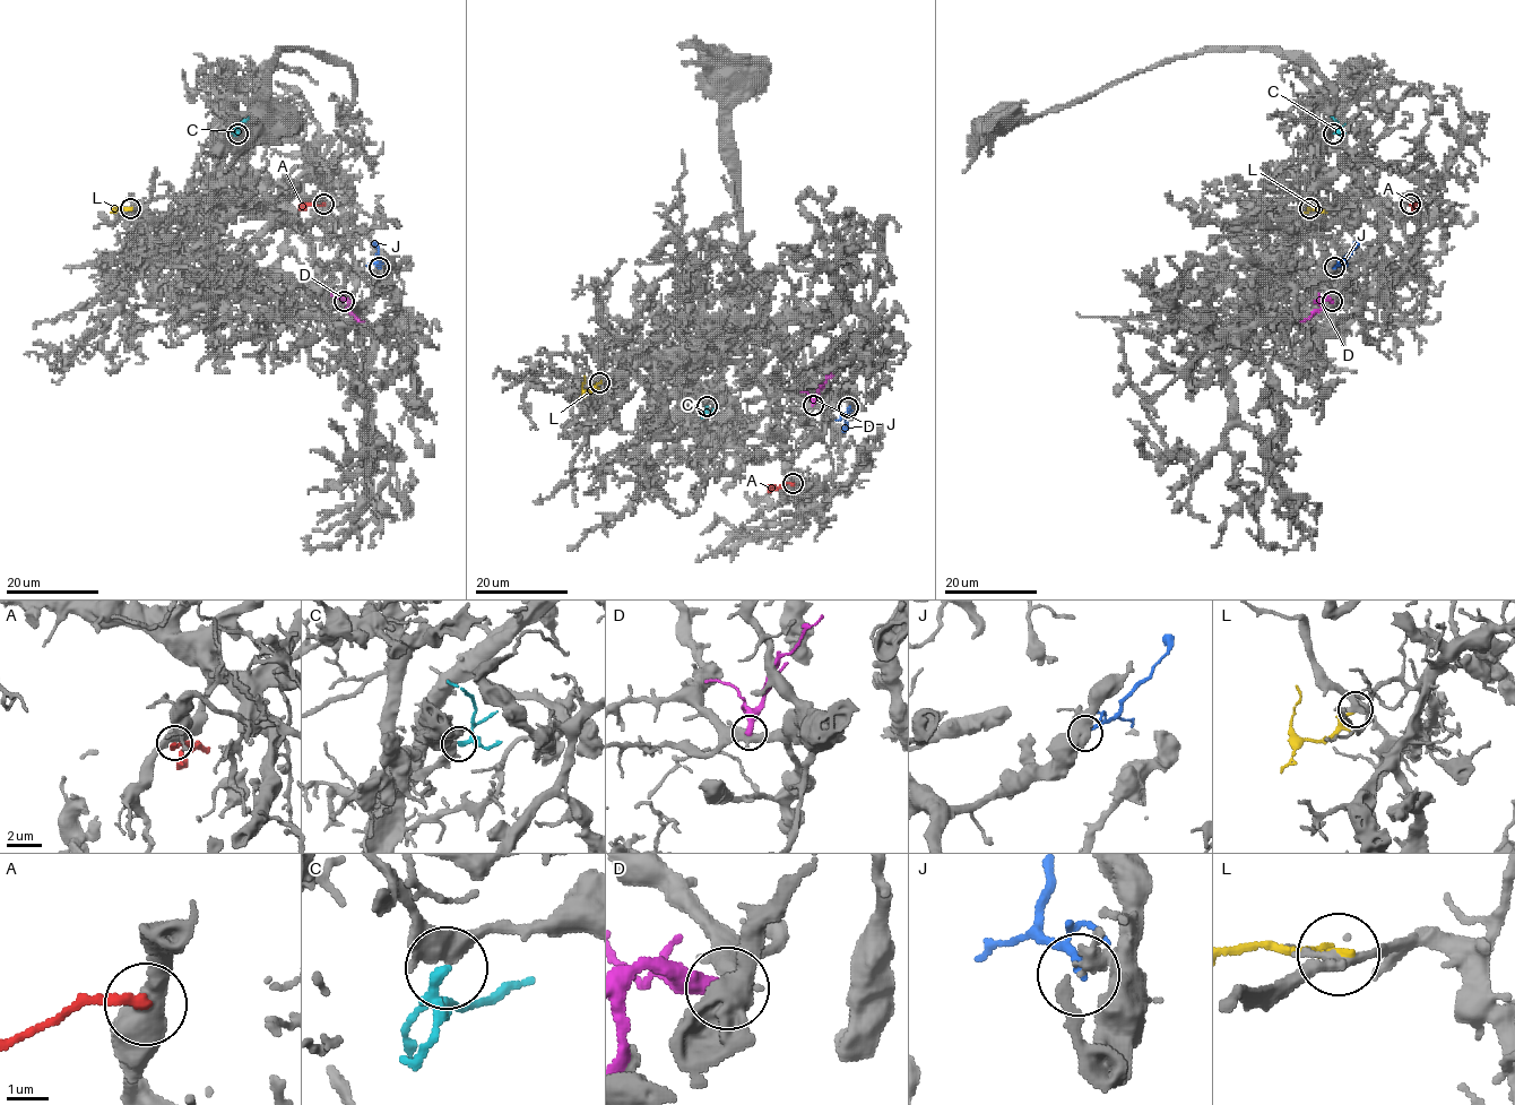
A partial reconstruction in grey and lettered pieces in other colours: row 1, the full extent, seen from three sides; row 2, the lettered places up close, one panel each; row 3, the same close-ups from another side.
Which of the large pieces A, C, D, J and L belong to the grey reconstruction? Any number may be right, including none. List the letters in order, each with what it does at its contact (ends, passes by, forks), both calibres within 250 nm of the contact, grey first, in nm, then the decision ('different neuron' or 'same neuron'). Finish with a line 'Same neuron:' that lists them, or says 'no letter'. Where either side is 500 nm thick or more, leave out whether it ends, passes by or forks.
A: 550 nm thick on the grey side, 200 nm on the other; different neuron
C: it passes by; 440 nm thick on the grey side, 200 nm on the other; same neuron
D: 500 nm thick on the grey side, 420 nm on the other; different neuron
J: it ends there; 220 nm thick on the grey side, 220 nm on the other; different neuron
L: it passes by; 320 nm thick on the grey side, 140 nm on the other; different neuron
Same neuron: C

